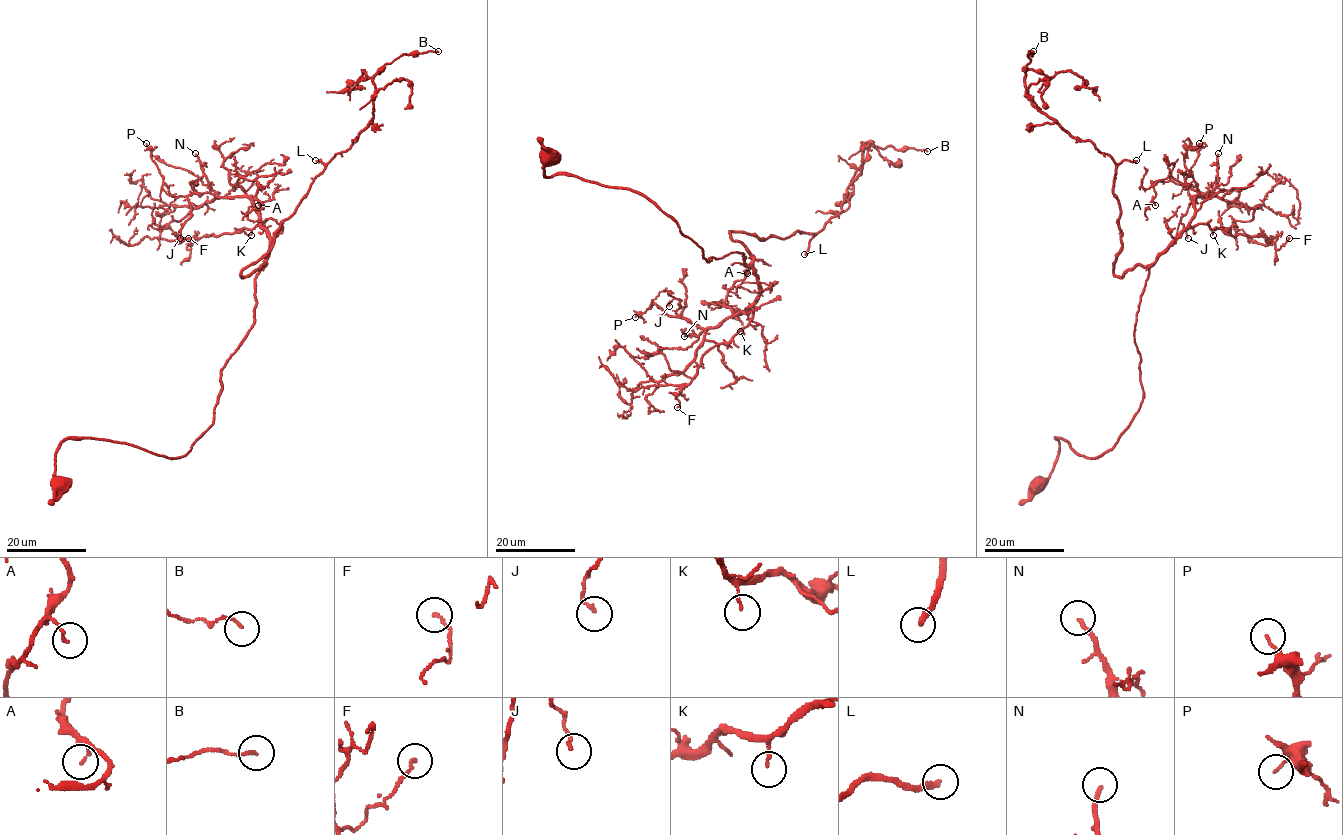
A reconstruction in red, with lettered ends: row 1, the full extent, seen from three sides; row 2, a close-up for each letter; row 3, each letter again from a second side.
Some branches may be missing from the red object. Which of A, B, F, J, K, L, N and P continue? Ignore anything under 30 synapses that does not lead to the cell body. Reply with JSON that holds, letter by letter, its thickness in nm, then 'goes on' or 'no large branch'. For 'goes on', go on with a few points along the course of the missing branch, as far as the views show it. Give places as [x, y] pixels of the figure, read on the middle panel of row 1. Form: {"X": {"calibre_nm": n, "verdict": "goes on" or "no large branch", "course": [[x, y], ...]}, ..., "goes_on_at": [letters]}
{"A": {"calibre_nm": 120, "verdict": "no large branch"}, "B": {"calibre_nm": 90, "verdict": "no large branch"}, "F": {"calibre_nm": 140, "verdict": "no large branch"}, "J": {"calibre_nm": 120, "verdict": "no large branch"}, "K": {"calibre_nm": 110, "verdict": "no large branch"}, "L": {"calibre_nm": 280, "verdict": "goes on", "course": [[804, 254], [806, 259], [880, 246], [896, 225], [901, 208], [896, 199], [876, 214], [882, 206]]}, "N": {"calibre_nm": 170, "verdict": "no large branch"}, "P": {"calibre_nm": 110, "verdict": "no large branch"}, "goes_on_at": ["L"]}

